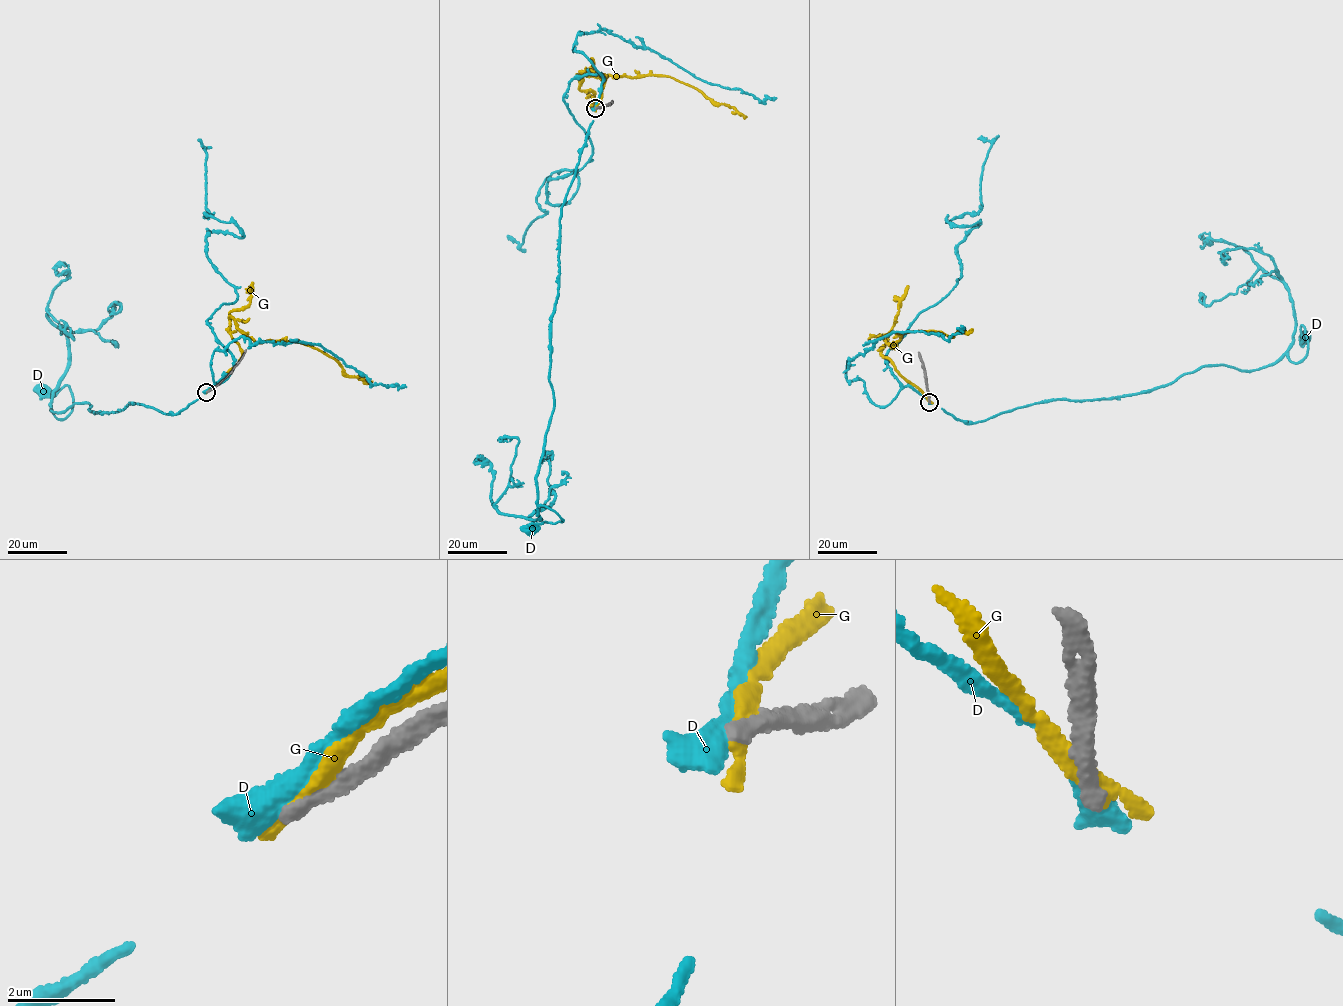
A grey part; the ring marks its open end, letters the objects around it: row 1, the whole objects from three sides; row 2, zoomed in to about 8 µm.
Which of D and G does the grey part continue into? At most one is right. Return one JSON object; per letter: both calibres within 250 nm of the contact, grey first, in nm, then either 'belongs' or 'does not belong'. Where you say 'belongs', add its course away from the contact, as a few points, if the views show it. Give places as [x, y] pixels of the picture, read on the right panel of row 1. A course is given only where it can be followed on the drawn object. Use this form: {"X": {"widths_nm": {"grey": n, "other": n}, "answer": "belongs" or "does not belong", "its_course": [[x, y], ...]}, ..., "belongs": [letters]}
{"D": {"widths_nm": {"grey": 280, "other": 440}, "answer": "does not belong"}, "G": {"widths_nm": {"grey": 340, "other": 280}, "answer": "does not belong"}, "belongs": []}

